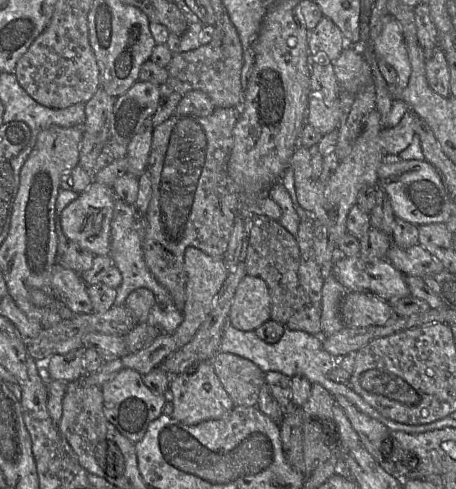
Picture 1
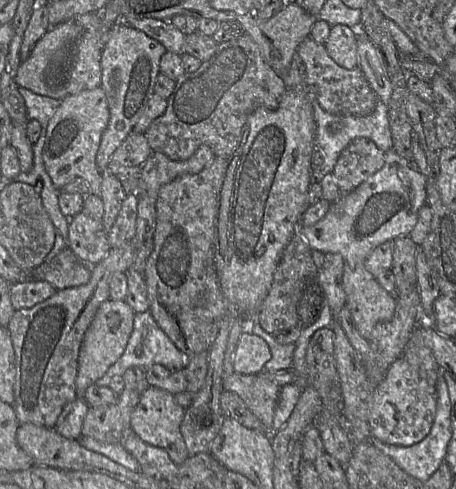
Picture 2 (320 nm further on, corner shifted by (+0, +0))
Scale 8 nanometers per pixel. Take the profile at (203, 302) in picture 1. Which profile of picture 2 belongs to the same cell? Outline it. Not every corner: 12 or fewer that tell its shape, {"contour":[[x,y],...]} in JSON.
{"contour":[[149,386],[129,426],[175,464],[189,457],[181,435],[185,409]]}

